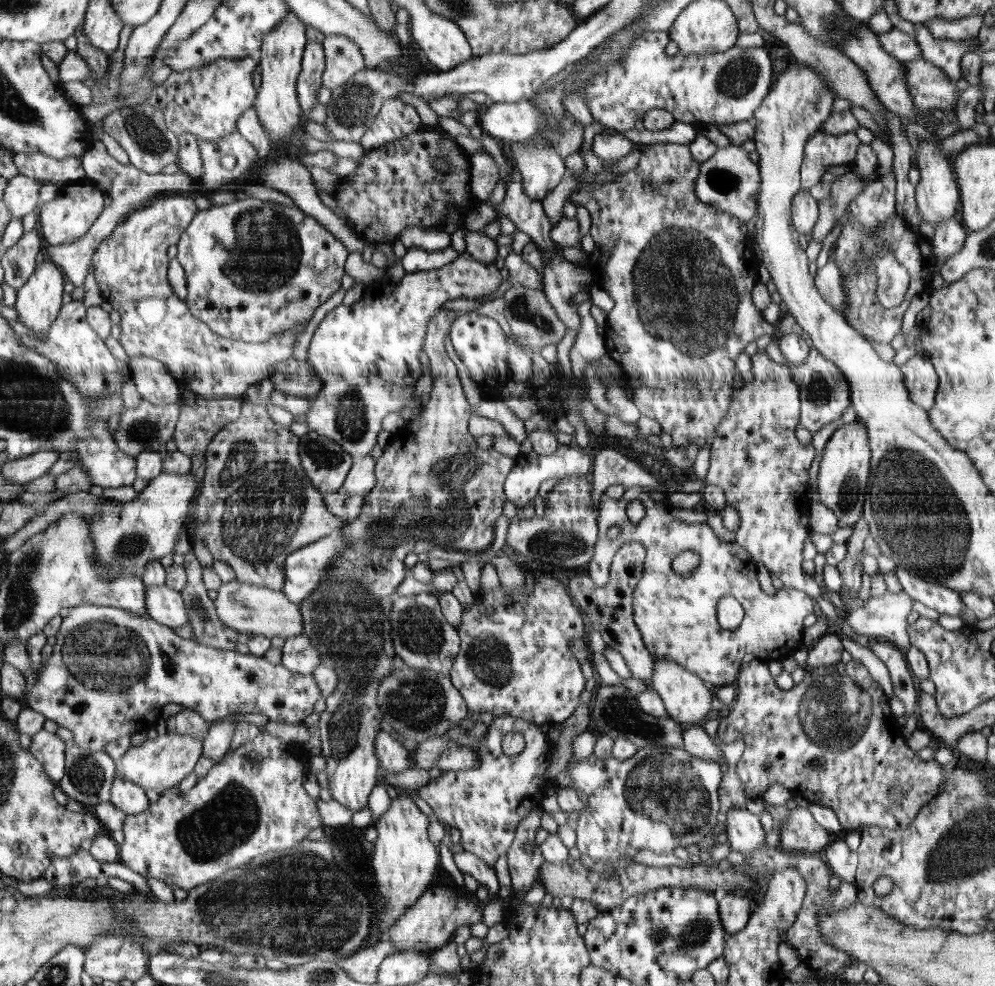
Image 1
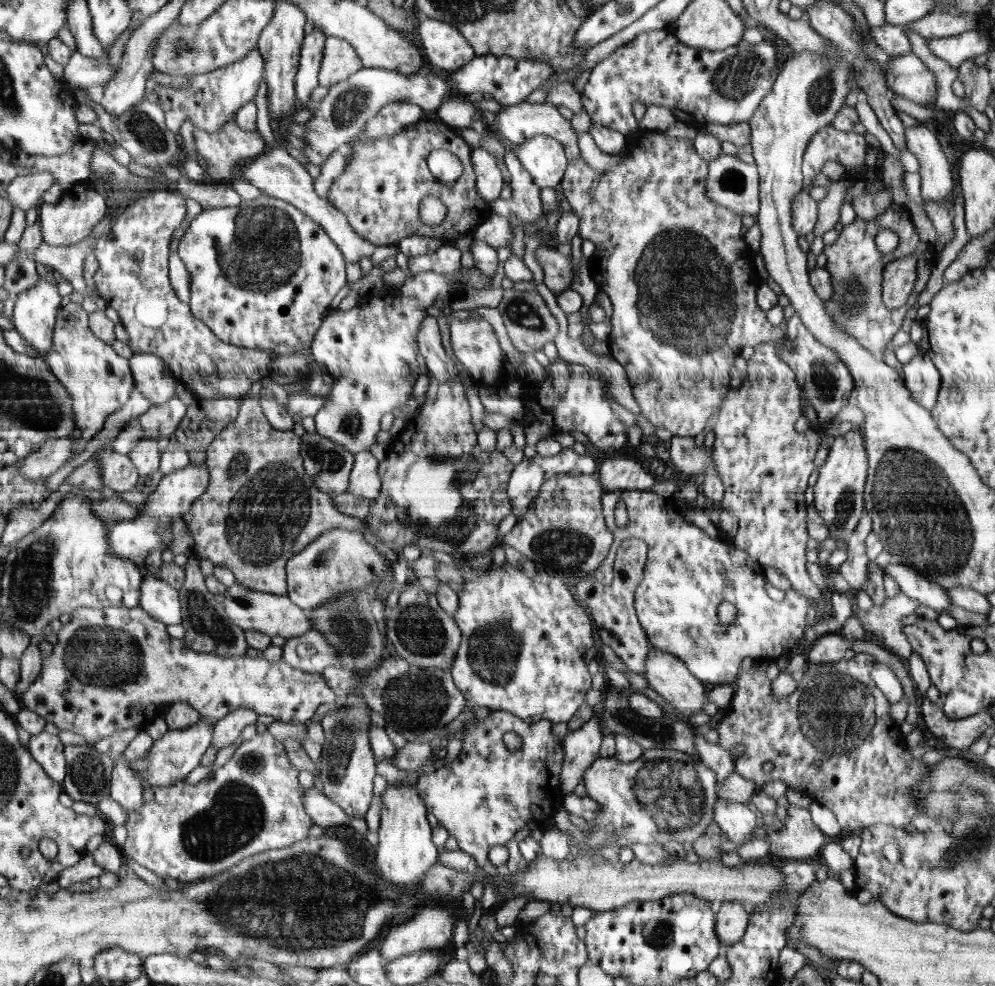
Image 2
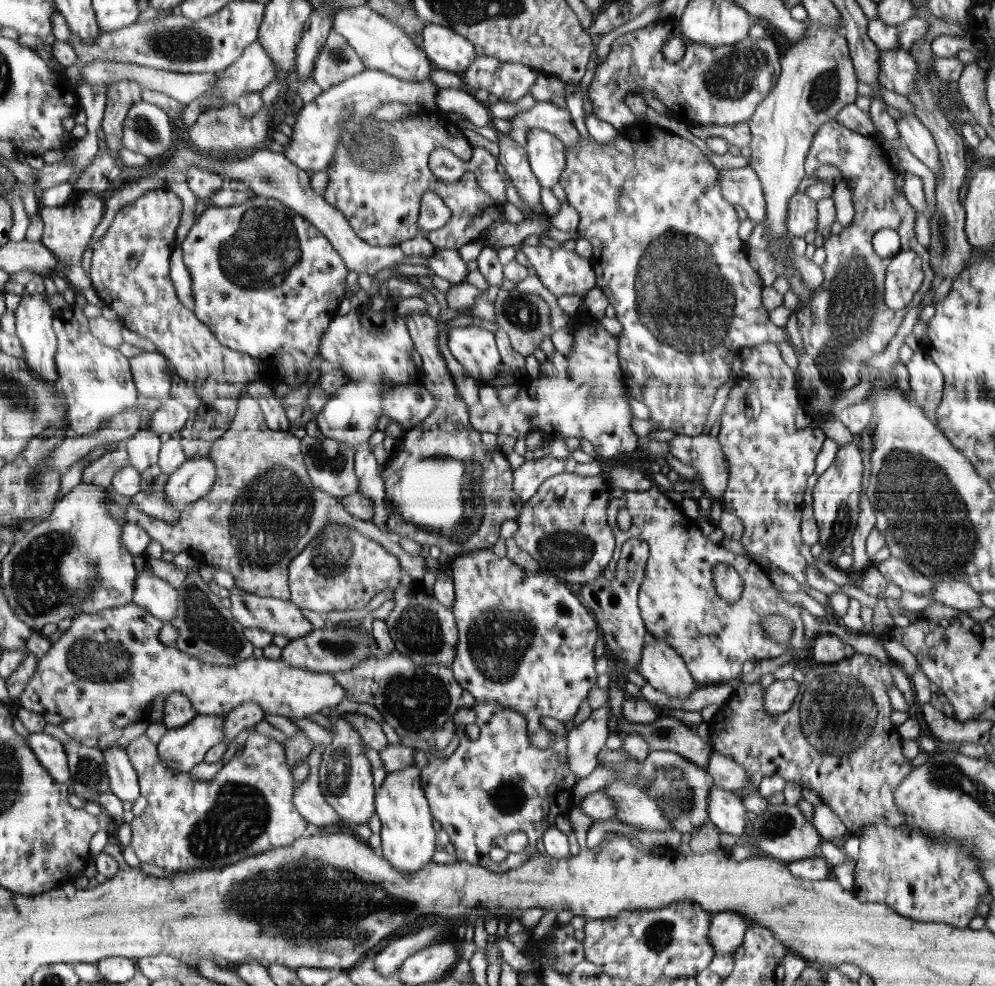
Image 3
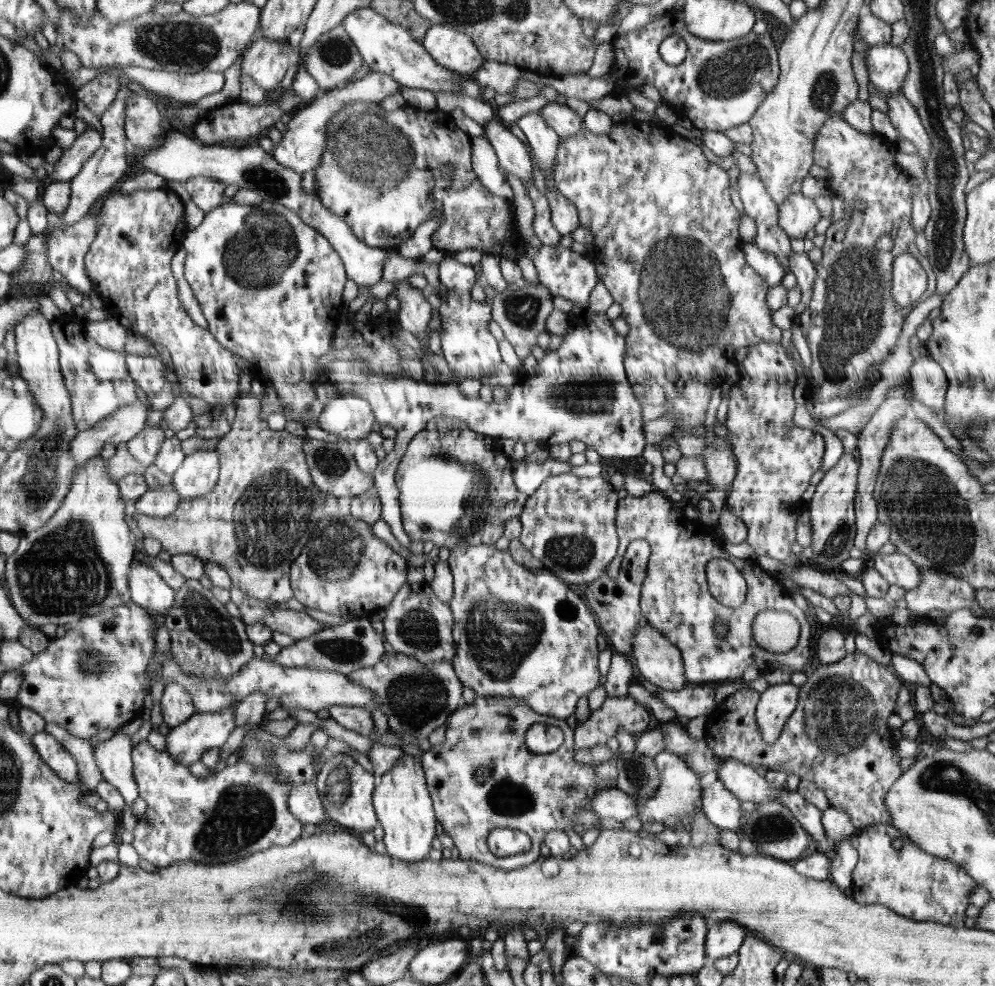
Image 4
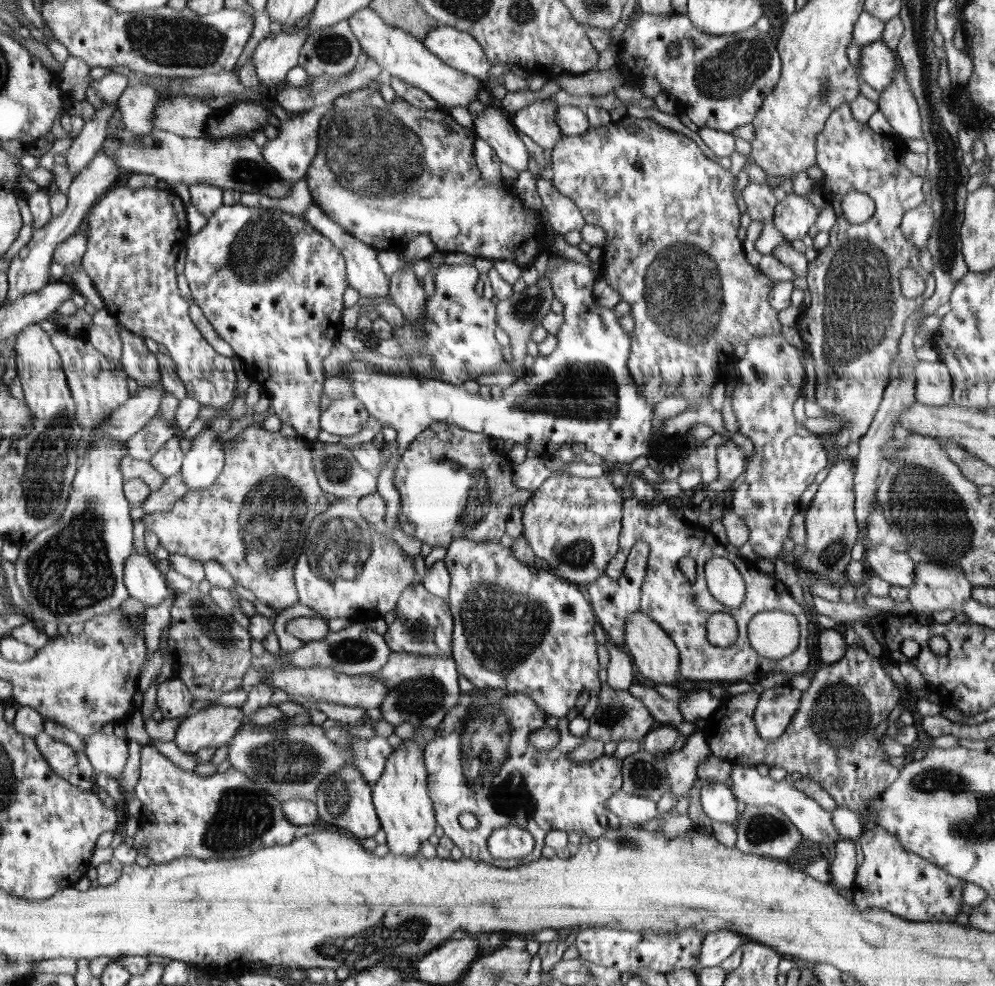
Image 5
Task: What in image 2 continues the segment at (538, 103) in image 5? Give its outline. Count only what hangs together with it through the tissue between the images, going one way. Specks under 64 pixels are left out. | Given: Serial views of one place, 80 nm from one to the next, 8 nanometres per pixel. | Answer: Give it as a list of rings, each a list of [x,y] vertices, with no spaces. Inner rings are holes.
[[[488,126],[486,134],[497,139],[503,147],[511,149],[518,156],[522,167],[530,173],[538,188],[558,188],[567,171],[565,147],[559,139],[547,134],[537,134],[522,144],[514,144],[504,136],[496,134]]]

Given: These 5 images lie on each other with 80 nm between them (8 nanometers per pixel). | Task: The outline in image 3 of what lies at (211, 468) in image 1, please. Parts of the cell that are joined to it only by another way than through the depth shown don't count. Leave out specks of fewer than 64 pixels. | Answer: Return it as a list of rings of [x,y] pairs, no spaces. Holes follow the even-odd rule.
[[[245,396],[244,398],[237,399],[237,409],[230,426],[226,432],[213,441],[212,446],[210,447],[209,457],[214,461],[216,467],[216,480],[212,485],[210,492],[207,492],[202,498],[196,500],[196,503],[191,503],[186,506],[186,509],[182,512],[179,512],[178,522],[173,523],[173,525],[168,525],[165,521],[154,519],[148,514],[144,514],[143,511],[138,510],[138,507],[134,506],[133,503],[128,504],[126,507],[126,520],[134,524],[140,525],[140,528],[144,528],[144,532],[152,539],[160,542],[163,547],[163,552],[170,552],[175,556],[180,553],[186,553],[190,557],[199,560],[201,563],[205,562],[209,565],[212,565],[214,568],[218,568],[222,571],[232,574],[232,577],[235,580],[235,587],[240,590],[244,590],[250,594],[254,594],[260,597],[272,597],[279,598],[282,600],[290,600],[291,590],[290,590],[290,576],[288,575],[288,569],[290,568],[291,562],[295,560],[296,557],[299,557],[301,553],[304,553],[310,543],[316,538],[316,535],[323,532],[325,527],[328,524],[338,524],[338,525],[348,525],[353,526],[354,529],[357,529],[362,535],[366,536],[368,539],[378,542],[383,548],[386,548],[390,554],[396,556],[400,563],[400,568],[404,569],[413,580],[423,580],[424,574],[422,576],[412,576],[410,572],[416,572],[416,558],[418,555],[411,555],[402,549],[400,546],[400,536],[396,533],[390,533],[388,531],[383,531],[378,528],[376,524],[373,524],[372,521],[360,520],[360,518],[353,517],[350,515],[342,503],[339,502],[339,498],[335,495],[329,495],[324,493],[318,487],[314,485],[311,481],[310,472],[307,470],[306,459],[304,452],[300,452],[300,438],[292,435],[290,431],[275,431],[270,430],[267,427],[267,422],[264,419],[264,413],[260,409],[258,401],[251,396]]]

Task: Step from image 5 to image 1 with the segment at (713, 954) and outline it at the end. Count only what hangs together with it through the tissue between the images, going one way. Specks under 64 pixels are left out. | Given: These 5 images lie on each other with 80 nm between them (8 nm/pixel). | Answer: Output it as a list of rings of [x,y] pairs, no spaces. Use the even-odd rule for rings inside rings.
[[[724,893],[720,901],[721,921],[729,936],[740,932],[748,922],[755,903],[738,893]]]

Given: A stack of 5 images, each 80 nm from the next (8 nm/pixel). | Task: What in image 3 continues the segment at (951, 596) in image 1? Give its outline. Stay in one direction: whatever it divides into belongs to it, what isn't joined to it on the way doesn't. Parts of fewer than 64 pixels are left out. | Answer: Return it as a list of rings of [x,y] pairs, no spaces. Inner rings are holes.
[[[890,556],[888,560],[875,565],[888,583],[898,586],[903,592],[910,592],[922,597],[930,595],[928,591],[932,588],[932,580],[924,577],[912,567],[912,564],[906,563],[904,559]]]

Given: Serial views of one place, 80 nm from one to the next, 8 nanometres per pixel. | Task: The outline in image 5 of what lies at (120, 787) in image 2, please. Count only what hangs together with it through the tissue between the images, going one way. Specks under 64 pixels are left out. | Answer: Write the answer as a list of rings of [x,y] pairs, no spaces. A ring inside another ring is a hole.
[[[101,730],[83,738],[84,753],[88,757],[94,772],[104,773],[106,776],[119,779],[121,783],[122,771],[128,760],[128,744],[123,737],[114,734],[106,735]]]

